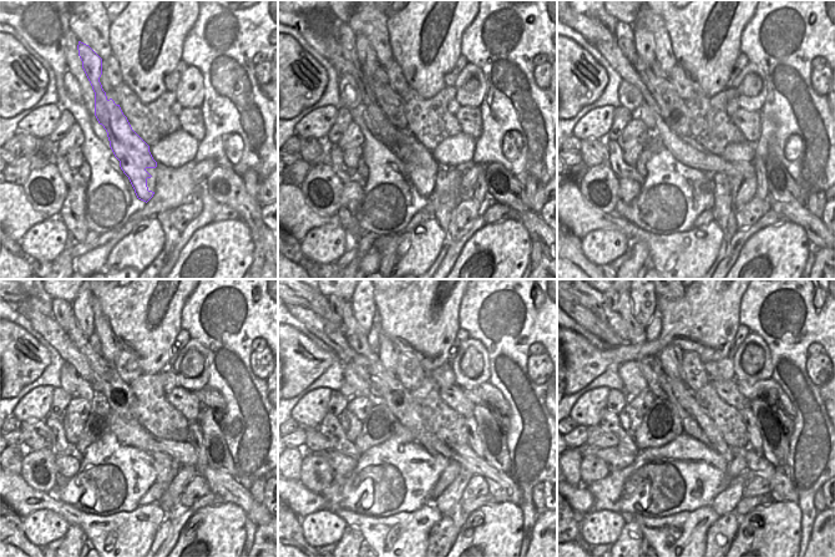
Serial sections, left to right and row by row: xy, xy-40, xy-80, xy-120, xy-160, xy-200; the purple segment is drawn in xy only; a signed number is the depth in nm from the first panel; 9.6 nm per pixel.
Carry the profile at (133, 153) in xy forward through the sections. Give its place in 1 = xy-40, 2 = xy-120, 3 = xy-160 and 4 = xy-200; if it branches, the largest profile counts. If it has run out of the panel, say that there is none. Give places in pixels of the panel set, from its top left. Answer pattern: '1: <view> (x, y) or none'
1: xy-40 (418, 175)
2: xy-120 (82, 304)
3: xy-160 (364, 308)
4: xy-200 (643, 304)

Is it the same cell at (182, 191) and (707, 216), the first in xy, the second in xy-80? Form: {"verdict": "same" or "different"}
{"verdict": "different"}

